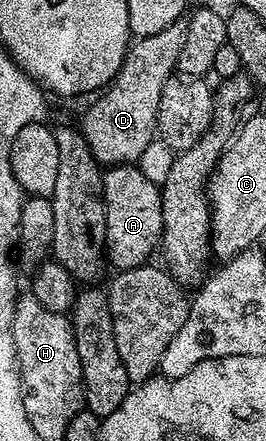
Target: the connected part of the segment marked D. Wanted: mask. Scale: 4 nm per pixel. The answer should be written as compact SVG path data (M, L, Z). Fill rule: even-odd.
M181 19L172 22L172 26L164 26L160 34L137 37L127 47L122 69L97 97L99 100L83 114L80 123L82 136L99 164L134 164L144 154L144 146L155 140L160 94L175 75L187 35L187 21Z

